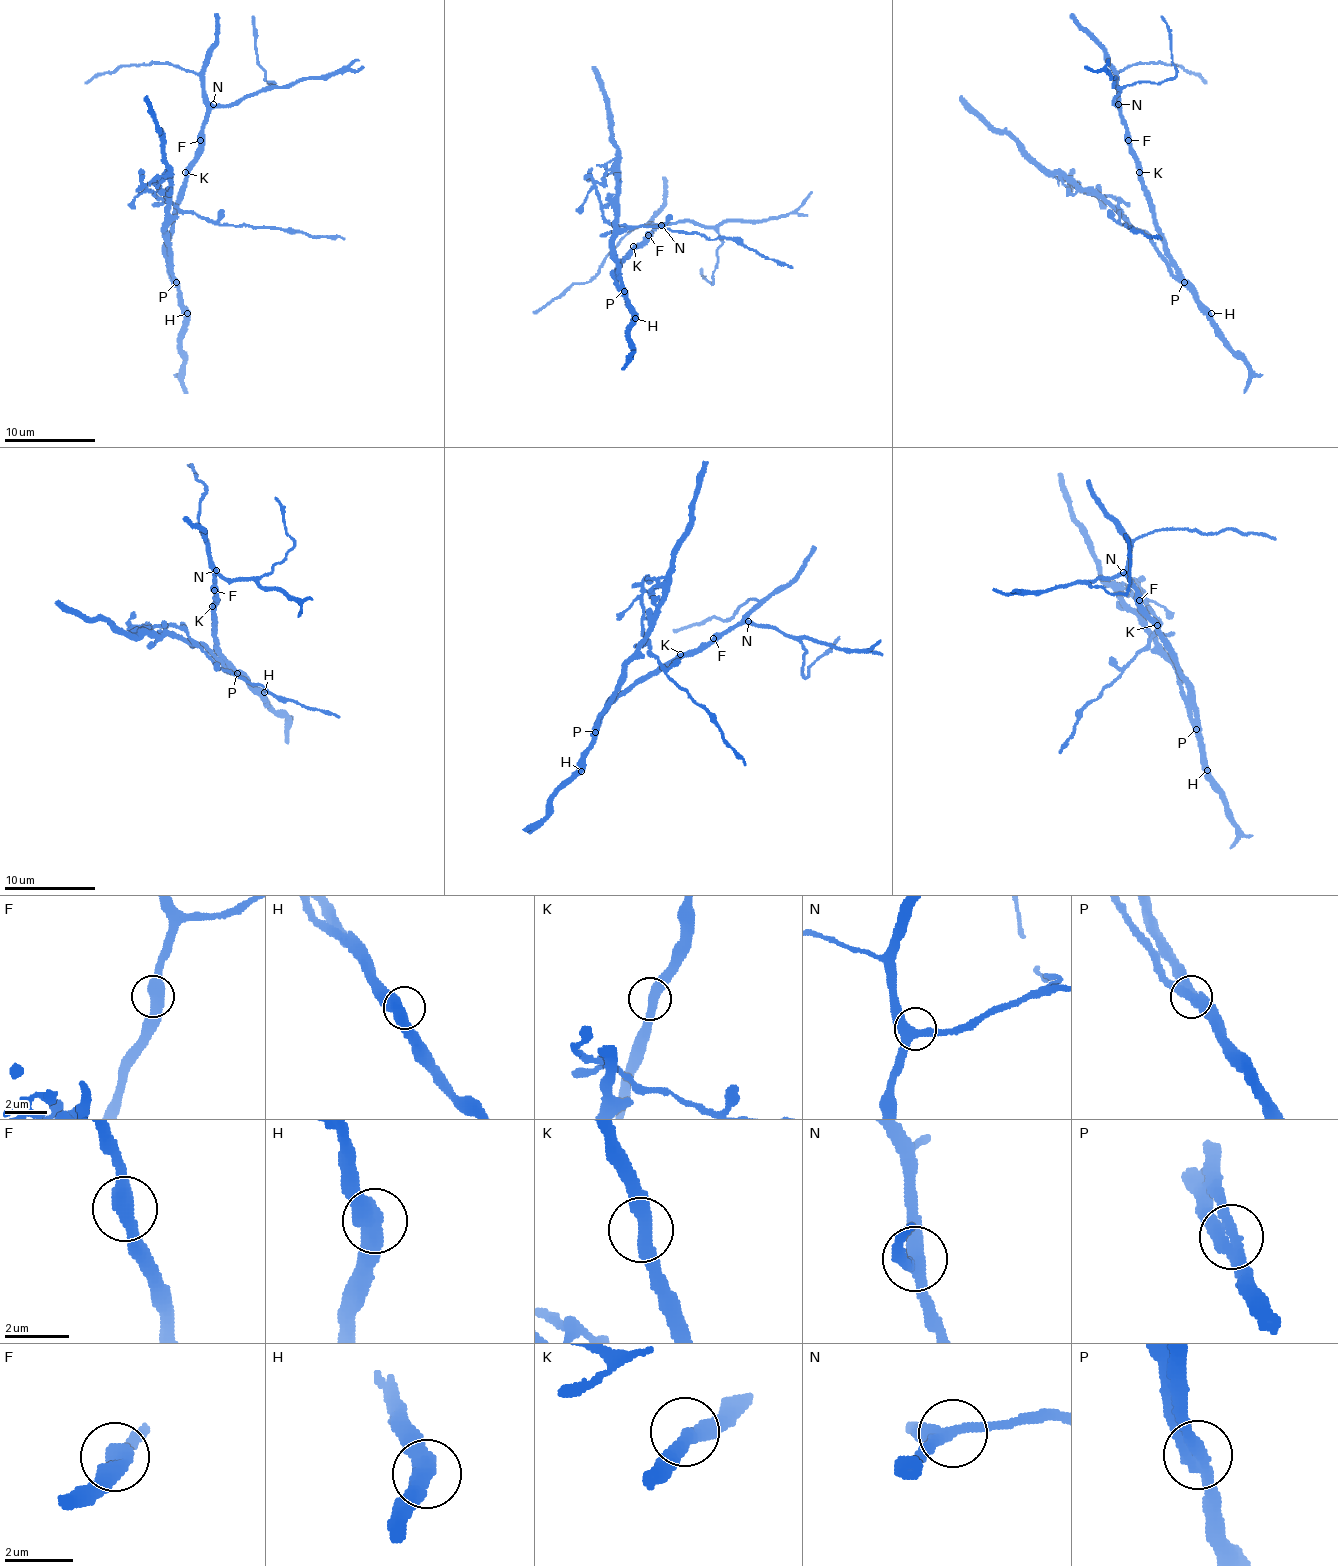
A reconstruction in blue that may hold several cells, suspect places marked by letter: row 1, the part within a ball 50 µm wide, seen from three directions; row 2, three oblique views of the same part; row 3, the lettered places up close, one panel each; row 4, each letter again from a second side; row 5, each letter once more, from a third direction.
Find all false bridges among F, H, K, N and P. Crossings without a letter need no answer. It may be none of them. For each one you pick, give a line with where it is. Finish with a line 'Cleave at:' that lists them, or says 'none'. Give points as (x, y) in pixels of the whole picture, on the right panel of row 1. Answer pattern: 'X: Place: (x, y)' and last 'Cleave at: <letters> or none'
P: Place: (1184, 282)
Cleave at: P

